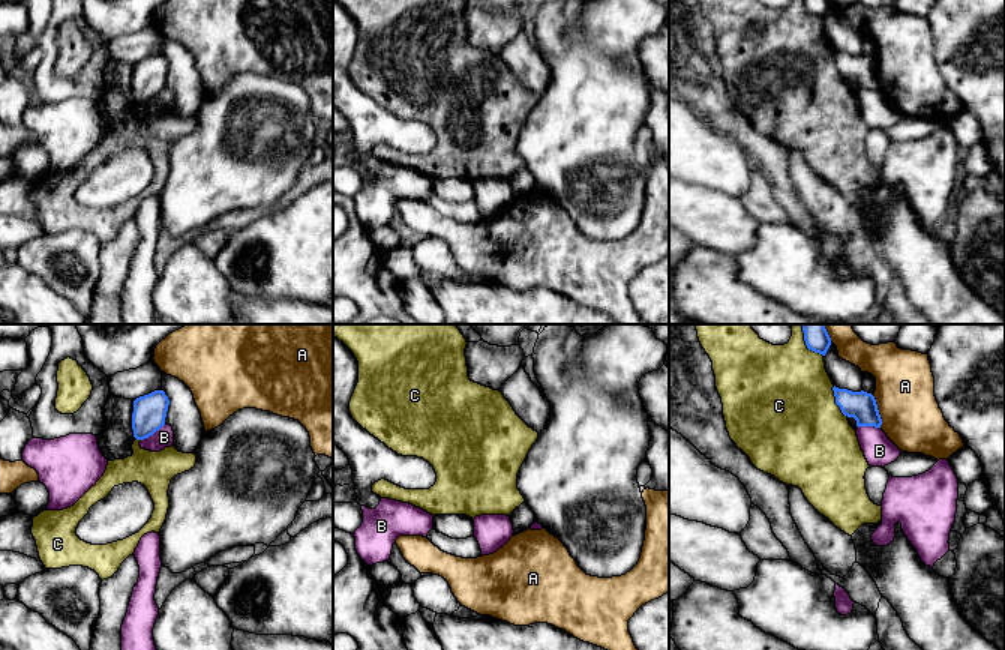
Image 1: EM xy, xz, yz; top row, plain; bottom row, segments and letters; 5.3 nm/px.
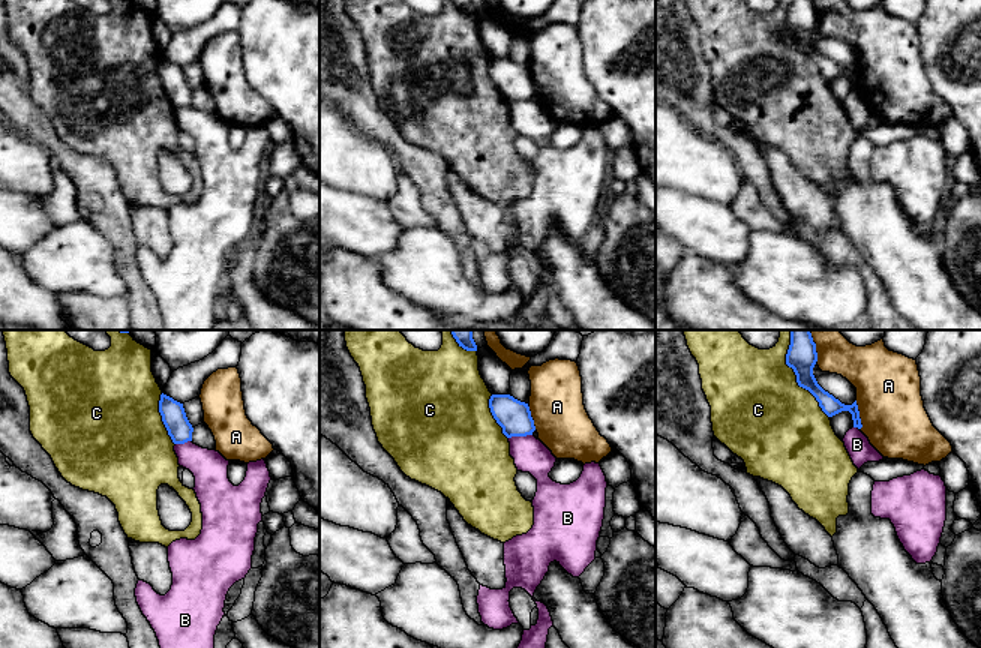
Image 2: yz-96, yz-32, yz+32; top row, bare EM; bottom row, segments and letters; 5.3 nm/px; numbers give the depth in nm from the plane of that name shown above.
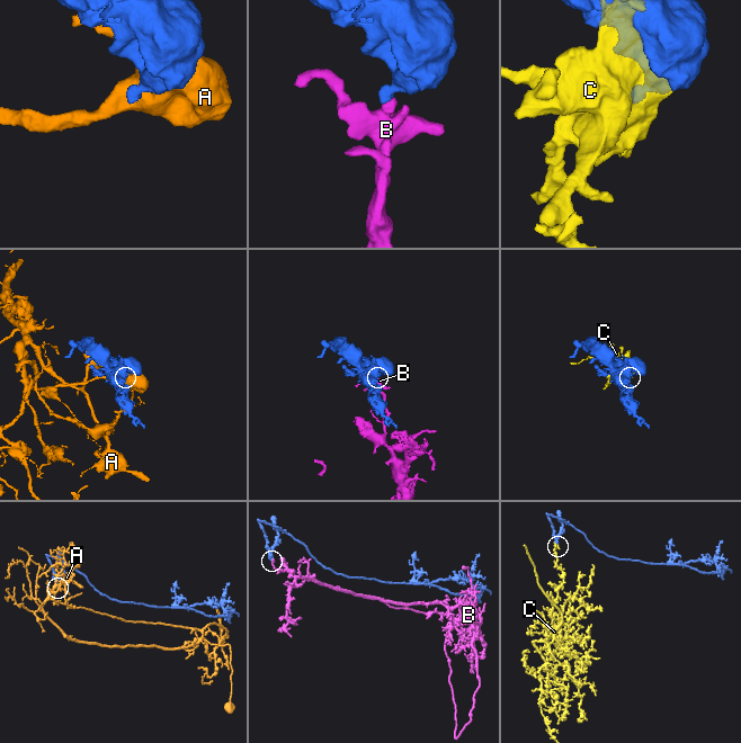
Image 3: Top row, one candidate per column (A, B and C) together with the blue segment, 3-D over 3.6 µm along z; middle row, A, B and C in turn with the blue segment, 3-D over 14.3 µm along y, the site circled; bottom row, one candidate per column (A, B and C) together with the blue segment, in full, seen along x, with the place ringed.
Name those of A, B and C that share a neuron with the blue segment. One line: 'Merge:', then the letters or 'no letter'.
Merge: no letter

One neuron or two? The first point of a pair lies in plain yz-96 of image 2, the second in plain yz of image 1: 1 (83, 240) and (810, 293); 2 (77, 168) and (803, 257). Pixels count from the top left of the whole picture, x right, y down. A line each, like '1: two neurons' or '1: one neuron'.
1: one neuron
2: two neurons

